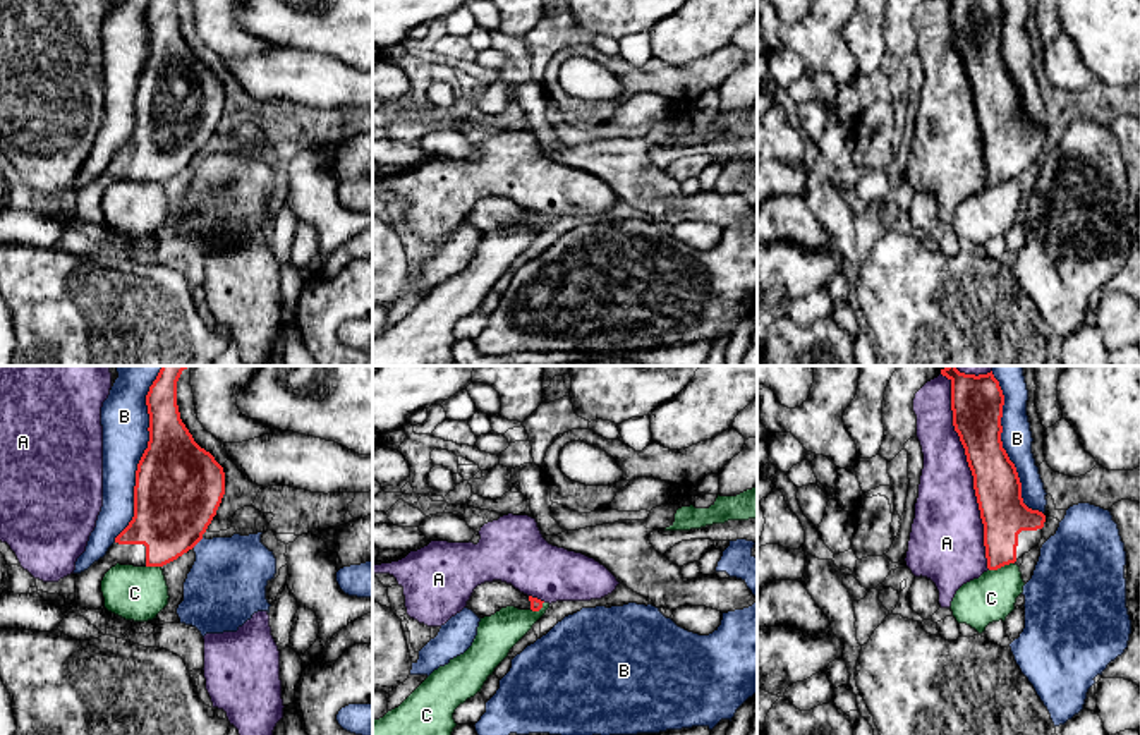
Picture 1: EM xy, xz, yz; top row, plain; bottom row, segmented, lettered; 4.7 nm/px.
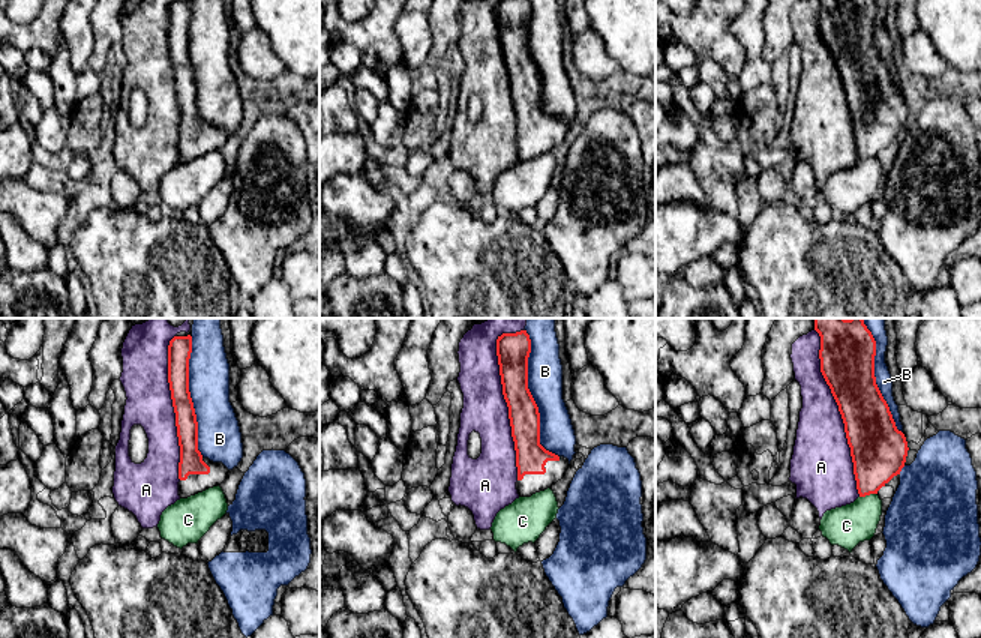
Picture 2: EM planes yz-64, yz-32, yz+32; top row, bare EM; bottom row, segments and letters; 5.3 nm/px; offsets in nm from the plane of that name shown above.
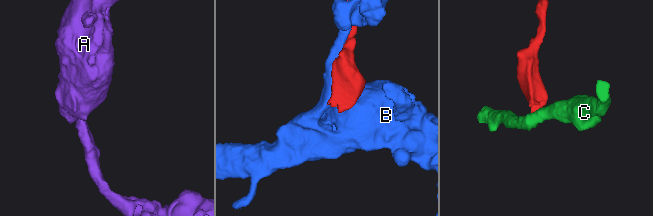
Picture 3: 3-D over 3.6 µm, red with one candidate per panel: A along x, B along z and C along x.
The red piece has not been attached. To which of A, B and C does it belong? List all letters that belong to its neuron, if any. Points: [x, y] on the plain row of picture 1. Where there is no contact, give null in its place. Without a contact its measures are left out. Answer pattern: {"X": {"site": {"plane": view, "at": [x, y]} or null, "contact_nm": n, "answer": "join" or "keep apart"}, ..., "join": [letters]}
{"A": {"site": {"plane": "yz", "at": [974, 93]}, "contact_nm": 900, "answer": "keep apart"}, "B": {"site": {"plane": "xy", "at": [138, 79]}, "contact_nm": 750, "answer": "keep apart"}, "C": {"site": {"plane": "yz", "at": [1001, 181]}, "contact_nm": 130, "answer": "keep apart"}, "join": []}

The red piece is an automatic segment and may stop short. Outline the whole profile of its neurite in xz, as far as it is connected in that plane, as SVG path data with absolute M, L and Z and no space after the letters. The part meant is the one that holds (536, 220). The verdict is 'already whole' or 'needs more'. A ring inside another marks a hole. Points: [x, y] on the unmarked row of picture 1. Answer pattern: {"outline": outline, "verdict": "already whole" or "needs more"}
{"outline": "M493 196L477 201L465 223L472 225L479 234L484 234L506 222L539 227L543 218L537 213L520 208L512 199Z", "verdict": "needs more"}

